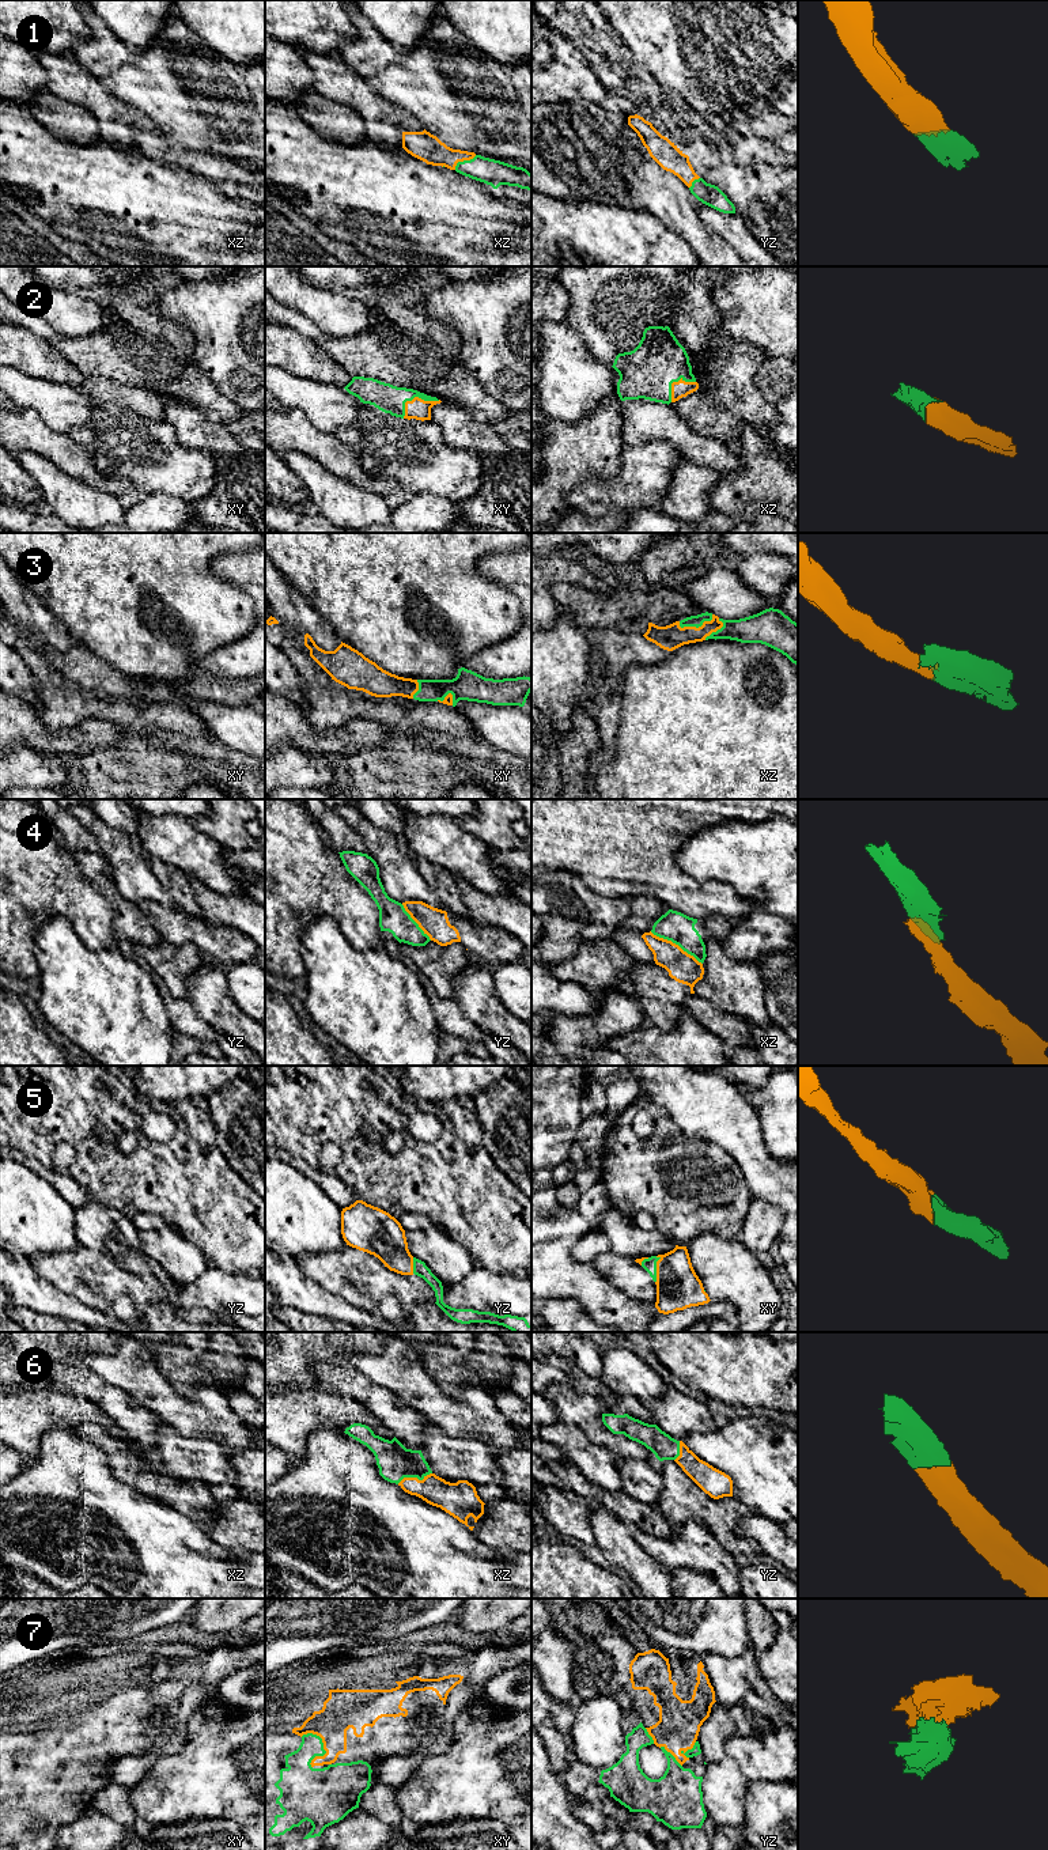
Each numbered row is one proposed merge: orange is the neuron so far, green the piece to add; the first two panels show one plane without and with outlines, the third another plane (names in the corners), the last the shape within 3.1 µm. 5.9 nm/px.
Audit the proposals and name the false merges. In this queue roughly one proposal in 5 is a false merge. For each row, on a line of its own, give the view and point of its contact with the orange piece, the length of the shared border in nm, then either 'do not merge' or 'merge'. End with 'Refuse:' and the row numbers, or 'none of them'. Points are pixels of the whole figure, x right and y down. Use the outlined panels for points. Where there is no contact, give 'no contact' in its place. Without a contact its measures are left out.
1: xz (464, 159) | 160 nm | merge
2: xy (415, 397) | 240 nm | merge
3: xz (695, 627) | 220 nm | merge
4: xz (674, 944) | 360 nm | do not merge
5: xy (657, 1270) | 160 nm | merge
6: xz (413, 1478) | 220 nm | merge
7: xy (324, 1748) | 220 nm | merge
Refuse: 4

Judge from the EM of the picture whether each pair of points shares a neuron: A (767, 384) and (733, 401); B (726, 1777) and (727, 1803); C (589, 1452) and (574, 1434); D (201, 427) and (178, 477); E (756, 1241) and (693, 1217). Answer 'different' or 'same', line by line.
A: different
B: same
C: same
D: different
E: different

